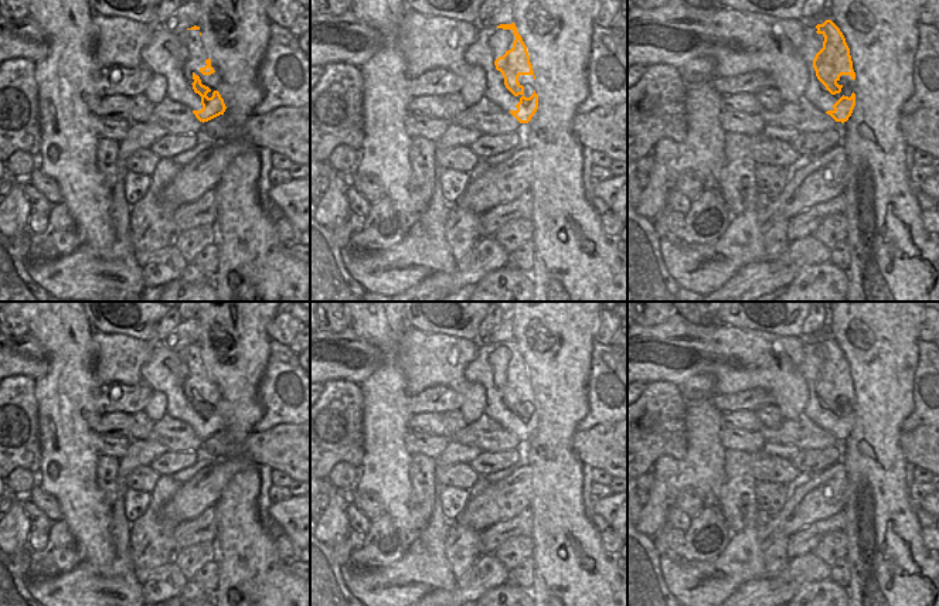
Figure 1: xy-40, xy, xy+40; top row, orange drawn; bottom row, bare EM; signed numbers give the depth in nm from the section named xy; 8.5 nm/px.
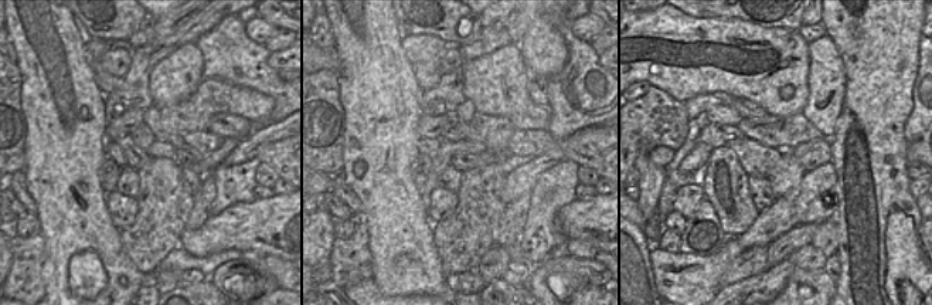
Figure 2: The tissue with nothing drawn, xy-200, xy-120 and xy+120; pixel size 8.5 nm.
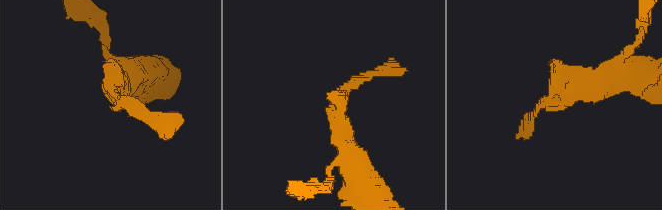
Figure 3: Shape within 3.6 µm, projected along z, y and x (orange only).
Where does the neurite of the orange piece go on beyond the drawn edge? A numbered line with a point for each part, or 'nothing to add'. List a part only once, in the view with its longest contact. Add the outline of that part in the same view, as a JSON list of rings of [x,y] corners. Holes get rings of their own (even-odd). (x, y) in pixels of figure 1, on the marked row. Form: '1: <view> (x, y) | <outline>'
1: xy (492, 43) | [[[479,25],[477,41],[472,44],[466,52],[465,59],[470,65],[480,65],[487,75],[487,89],[484,96],[500,108],[517,110],[516,105],[523,95],[514,96],[504,85],[504,78],[500,71],[496,69],[494,61],[503,57],[513,48],[516,40],[513,30],[503,30],[497,27],[483,28]]]

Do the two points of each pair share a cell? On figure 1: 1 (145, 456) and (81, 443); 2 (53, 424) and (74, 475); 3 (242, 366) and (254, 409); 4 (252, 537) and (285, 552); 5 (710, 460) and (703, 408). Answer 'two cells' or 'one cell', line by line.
1: two cells
2: one cell
3: one cell
4: two cells
5: one cell

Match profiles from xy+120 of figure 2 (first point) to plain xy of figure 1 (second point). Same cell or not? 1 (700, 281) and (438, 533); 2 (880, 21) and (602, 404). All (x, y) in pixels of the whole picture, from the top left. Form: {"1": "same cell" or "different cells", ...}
{"1": "same cell", "2": "different cells"}

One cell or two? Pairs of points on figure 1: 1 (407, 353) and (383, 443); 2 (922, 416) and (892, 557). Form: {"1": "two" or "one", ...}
{"1": "two", "2": "two"}

